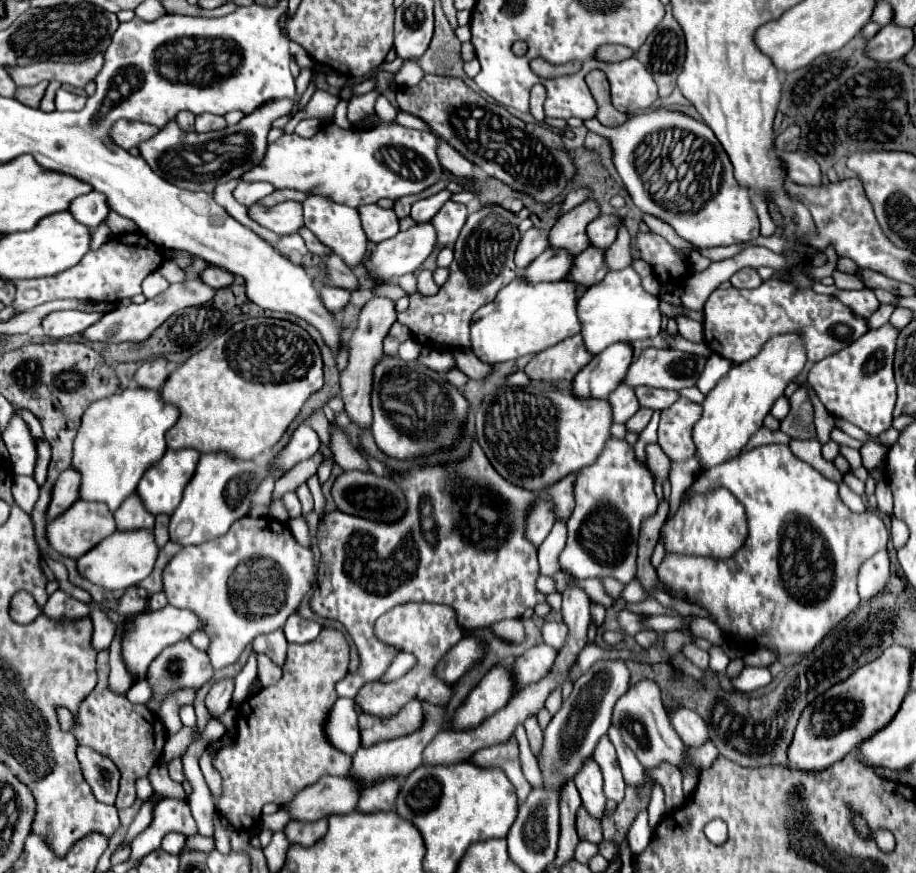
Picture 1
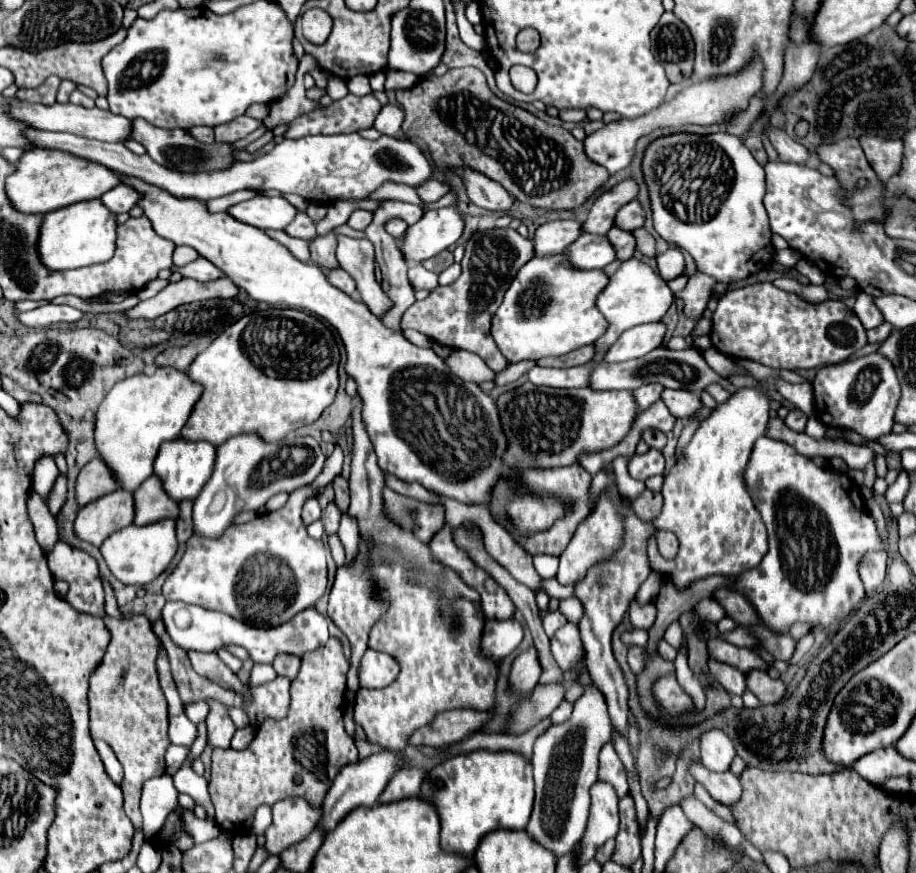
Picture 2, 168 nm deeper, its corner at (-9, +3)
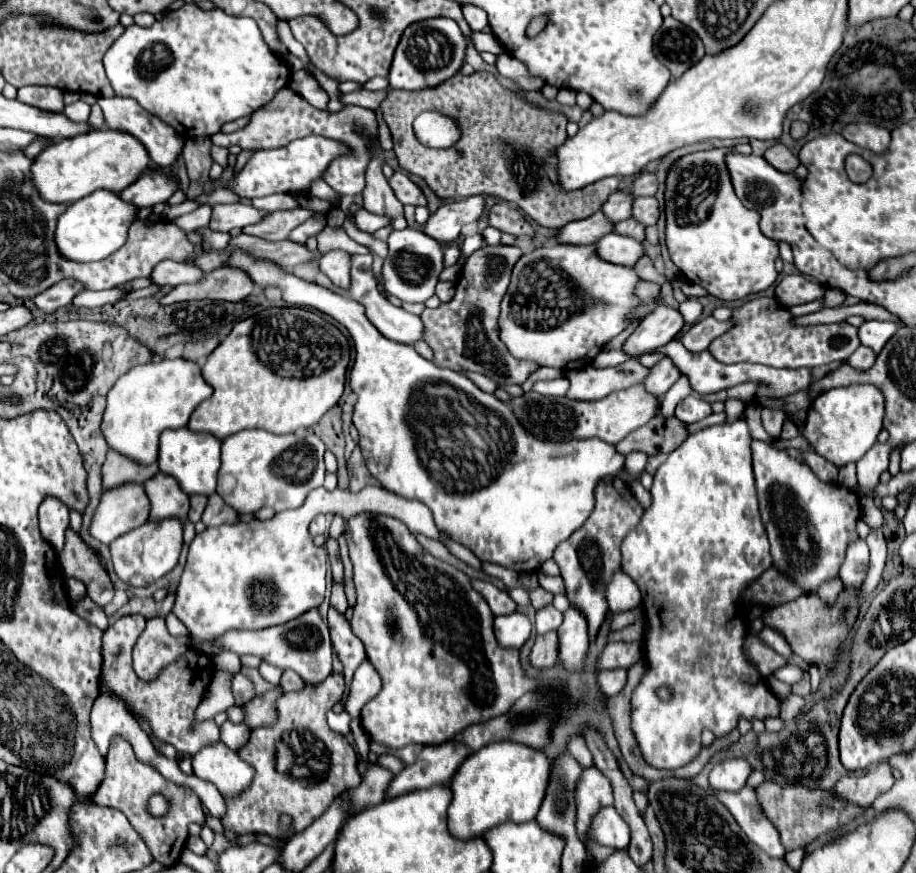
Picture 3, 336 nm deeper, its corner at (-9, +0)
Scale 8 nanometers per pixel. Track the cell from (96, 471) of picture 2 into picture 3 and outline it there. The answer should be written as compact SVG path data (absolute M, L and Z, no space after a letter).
M109 449L107 461L103 463L103 485L105 485L105 489L111 489L115 485L123 485L129 481L143 483L143 481L151 479L157 471L159 471L157 461L151 465L141 465L141 463L117 453L115 449Z

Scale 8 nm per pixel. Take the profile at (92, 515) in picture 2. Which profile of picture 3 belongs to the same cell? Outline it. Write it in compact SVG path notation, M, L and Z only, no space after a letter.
M139 483L107 489L93 517L91 535L109 545L117 537L143 525L149 519L149 507L143 485Z

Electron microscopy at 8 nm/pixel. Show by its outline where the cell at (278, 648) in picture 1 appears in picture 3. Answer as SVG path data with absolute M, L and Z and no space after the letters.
M285 671L283 673L283 677L281 677L281 689L283 691L299 691L301 687L305 687L305 683L303 683L303 679L295 673L295 671Z

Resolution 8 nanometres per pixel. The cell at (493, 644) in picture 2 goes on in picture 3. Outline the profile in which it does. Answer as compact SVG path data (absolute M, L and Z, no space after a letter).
M515 611L509 615L495 617L495 637L503 647L521 647L531 635L531 621Z

